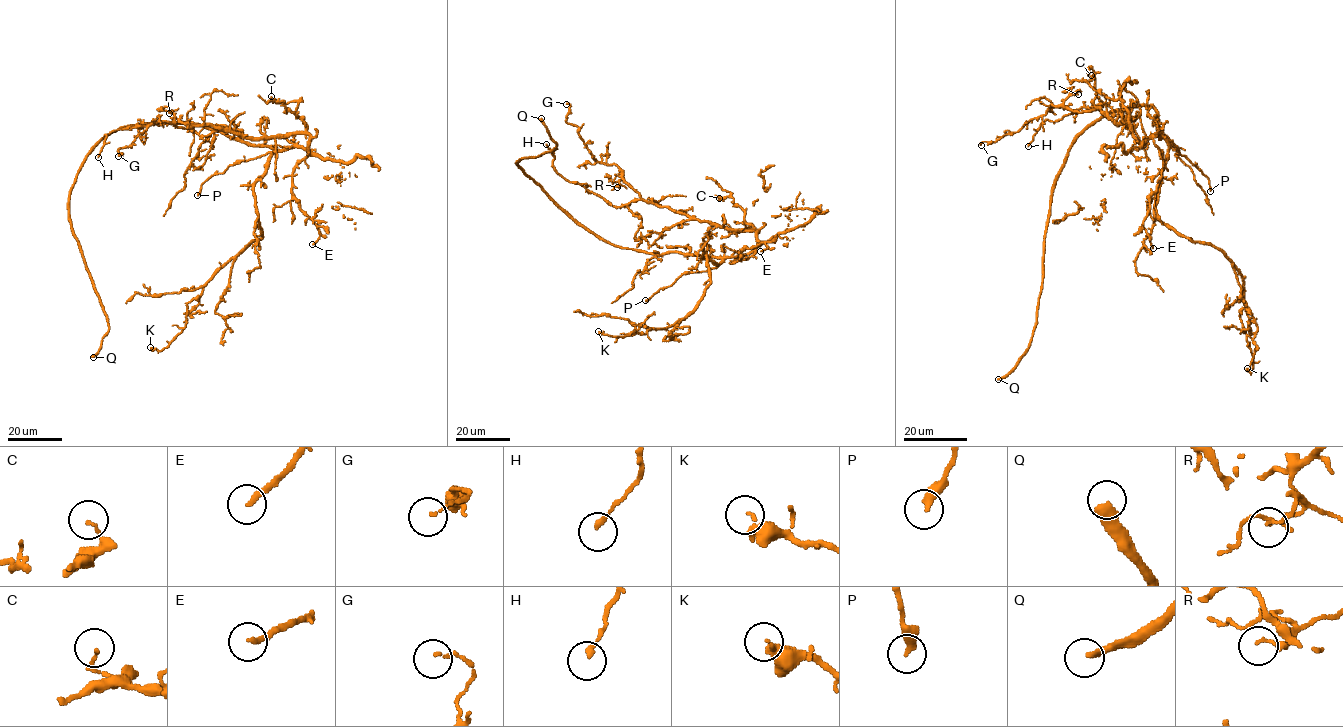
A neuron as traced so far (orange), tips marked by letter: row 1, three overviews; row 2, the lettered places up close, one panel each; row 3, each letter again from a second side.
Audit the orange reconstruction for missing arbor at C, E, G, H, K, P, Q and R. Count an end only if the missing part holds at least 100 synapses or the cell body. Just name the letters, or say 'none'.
Q

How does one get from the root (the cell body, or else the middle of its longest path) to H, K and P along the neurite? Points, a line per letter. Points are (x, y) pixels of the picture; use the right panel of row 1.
H: (1155, 117), (1160, 137), (1139, 142), (1129, 118), (1116, 123), (1099, 105), (1081, 107), (1044, 121), (1028, 146)
K: (1155, 117), (1168, 156), (1154, 215), (1217, 247), (1239, 270), (1239, 317), (1252, 355), (1252, 371), (1247, 368)
P: (1155, 117), (1158, 131), (1208, 179), (1210, 191)

